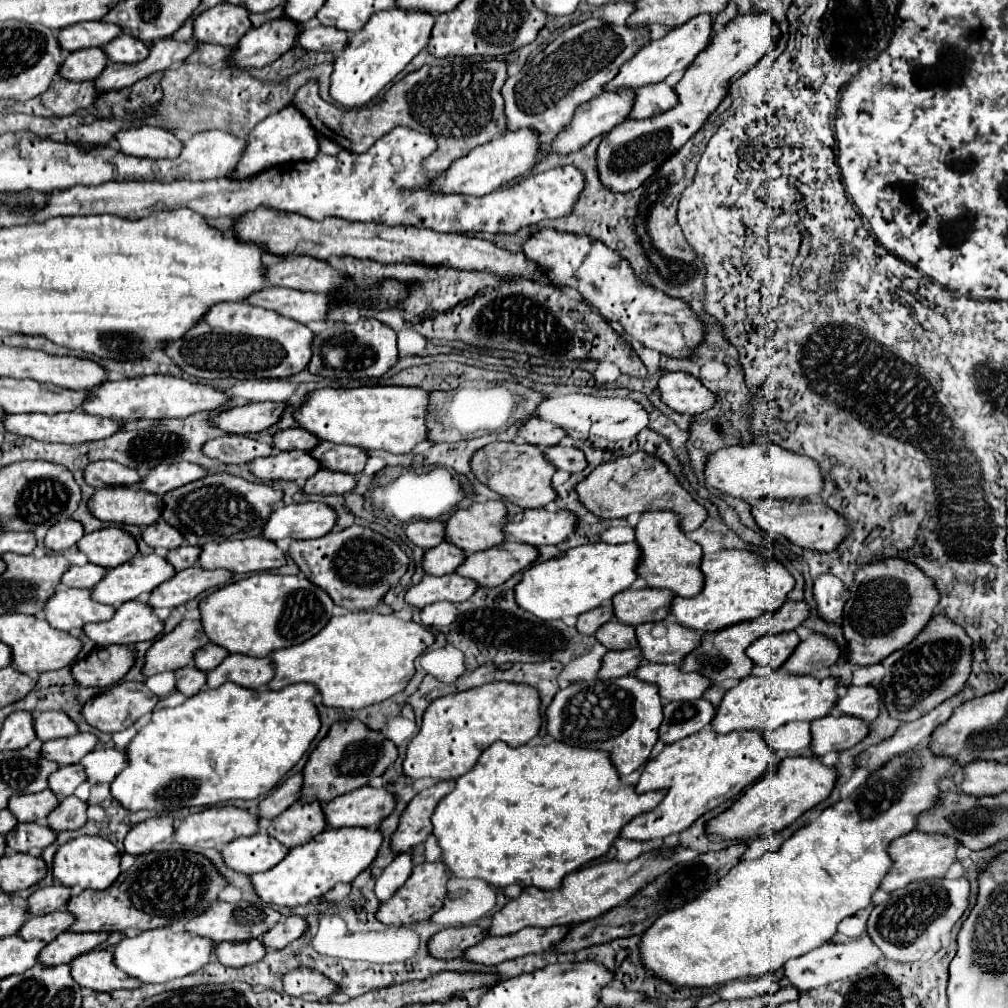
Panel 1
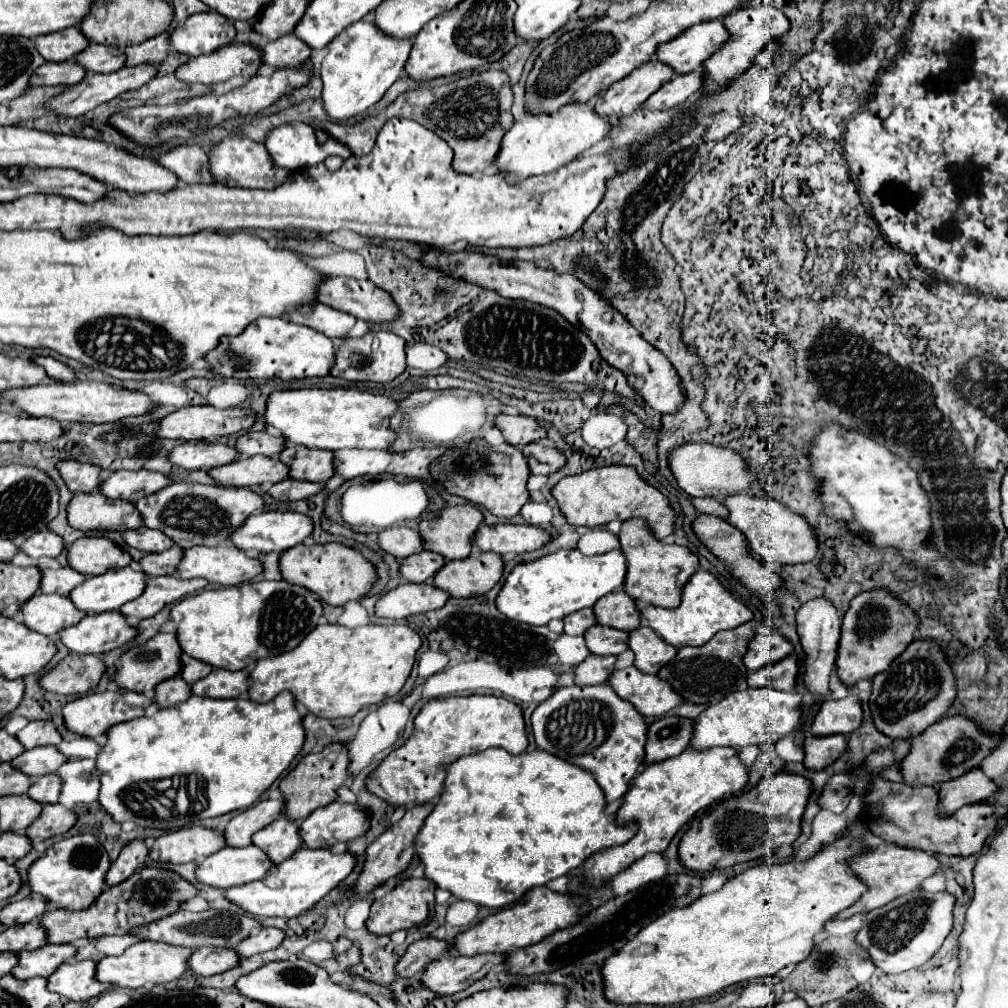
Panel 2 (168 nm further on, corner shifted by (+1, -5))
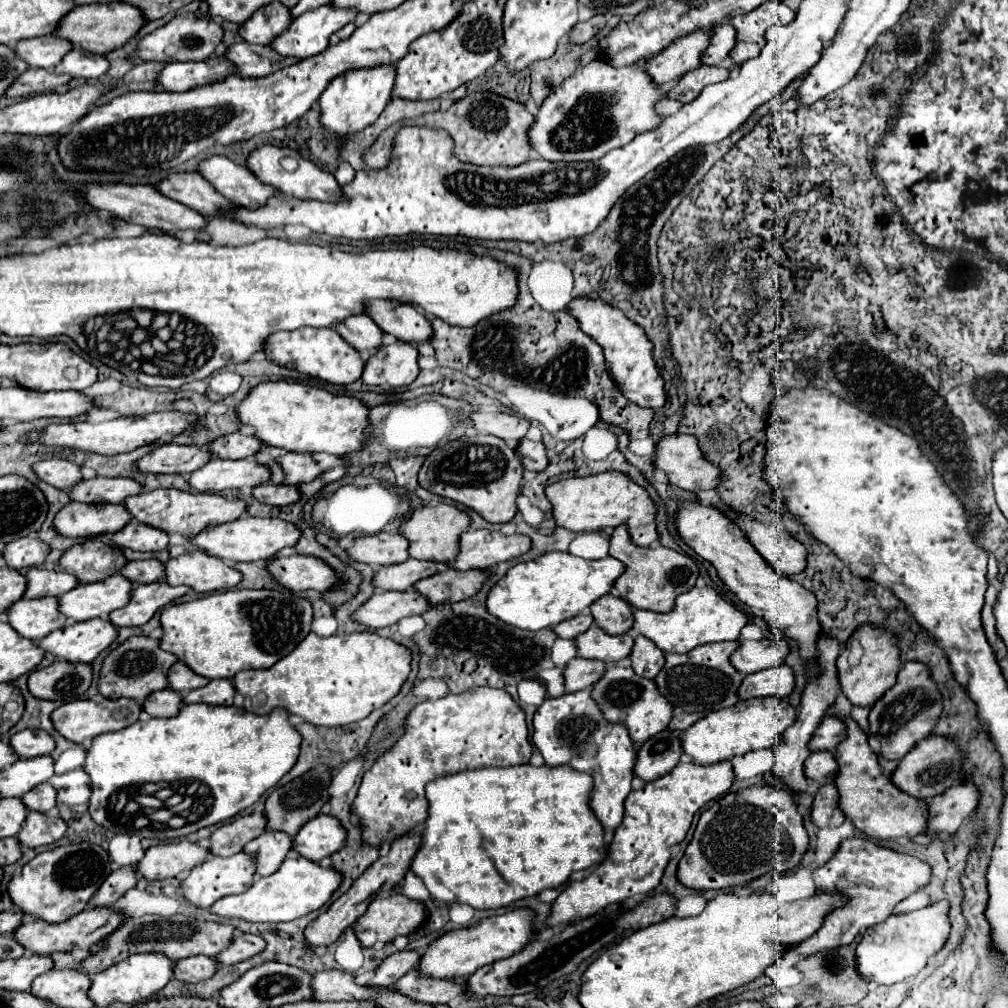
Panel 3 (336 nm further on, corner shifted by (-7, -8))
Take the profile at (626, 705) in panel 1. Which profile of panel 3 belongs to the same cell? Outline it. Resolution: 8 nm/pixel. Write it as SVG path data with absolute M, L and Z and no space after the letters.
M582 689L576 693L566 693L556 699L546 699L540 705L534 715L534 737L532 739L534 739L534 745L538 747L538 751L544 755L546 765L570 765L576 771L592 775L594 793L592 793L590 805L592 805L598 821L604 825L604 829L616 829L622 821L624 799L632 791L632 777L634 777L634 765L636 765L636 753L638 753L628 729L624 729L624 725L612 725L610 721L606 721L604 713L600 713L596 701L592 701L592 691Z

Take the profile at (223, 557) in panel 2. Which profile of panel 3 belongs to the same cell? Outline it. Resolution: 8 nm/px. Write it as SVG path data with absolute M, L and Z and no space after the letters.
M198 549L170 559L166 563L166 581L170 585L188 585L198 593L212 593L236 587L242 581L242 573Z

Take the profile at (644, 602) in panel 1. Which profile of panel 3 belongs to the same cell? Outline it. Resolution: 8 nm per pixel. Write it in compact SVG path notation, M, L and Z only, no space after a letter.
M604 595L590 609L594 623L610 635L624 635L632 629L632 607L622 597Z

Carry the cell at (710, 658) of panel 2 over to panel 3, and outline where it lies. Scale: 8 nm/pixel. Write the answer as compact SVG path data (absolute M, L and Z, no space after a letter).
M724 641L700 645L692 649L692 653L686 653L684 657L666 655L666 665L656 675L654 683L674 707L680 707L686 713L710 713L714 709L732 707L738 701L738 689L744 679L744 675L736 671L736 667L730 663L730 655L738 647L740 641Z

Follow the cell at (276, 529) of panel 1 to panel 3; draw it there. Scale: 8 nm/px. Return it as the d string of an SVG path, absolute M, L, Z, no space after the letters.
M242 517L232 523L208 527L200 531L192 539L194 545L198 545L202 551L220 557L222 561L258 561L258 559L272 559L282 551L284 547L294 547L298 539L302 537L302 531L284 519L260 519L260 517Z

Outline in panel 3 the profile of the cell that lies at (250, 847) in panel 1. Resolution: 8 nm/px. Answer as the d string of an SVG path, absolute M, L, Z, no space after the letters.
M240 851L226 859L224 857L208 857L202 865L192 869L192 873L182 881L180 889L182 889L182 895L196 907L210 907L220 897L244 893L252 885L254 875L256 875L256 857L252 857L250 853Z

